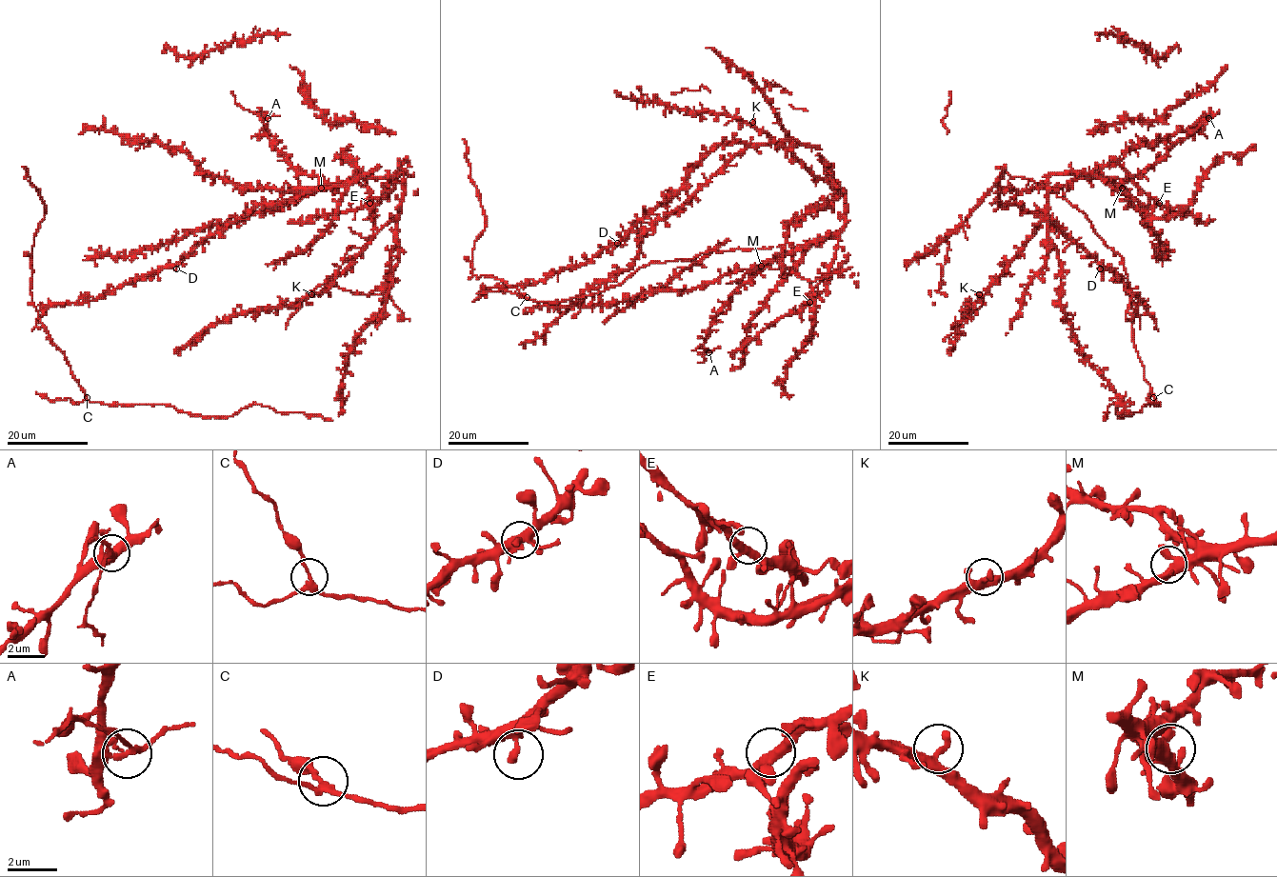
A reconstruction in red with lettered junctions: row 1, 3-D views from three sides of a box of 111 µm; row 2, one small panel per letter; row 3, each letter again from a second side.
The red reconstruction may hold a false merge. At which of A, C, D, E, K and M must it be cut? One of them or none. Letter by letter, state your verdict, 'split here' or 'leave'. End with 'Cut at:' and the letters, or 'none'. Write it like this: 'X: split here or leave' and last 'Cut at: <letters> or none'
A: split here
C: leave
D: leave
E: leave
K: leave
M: leave
Cut at: A

